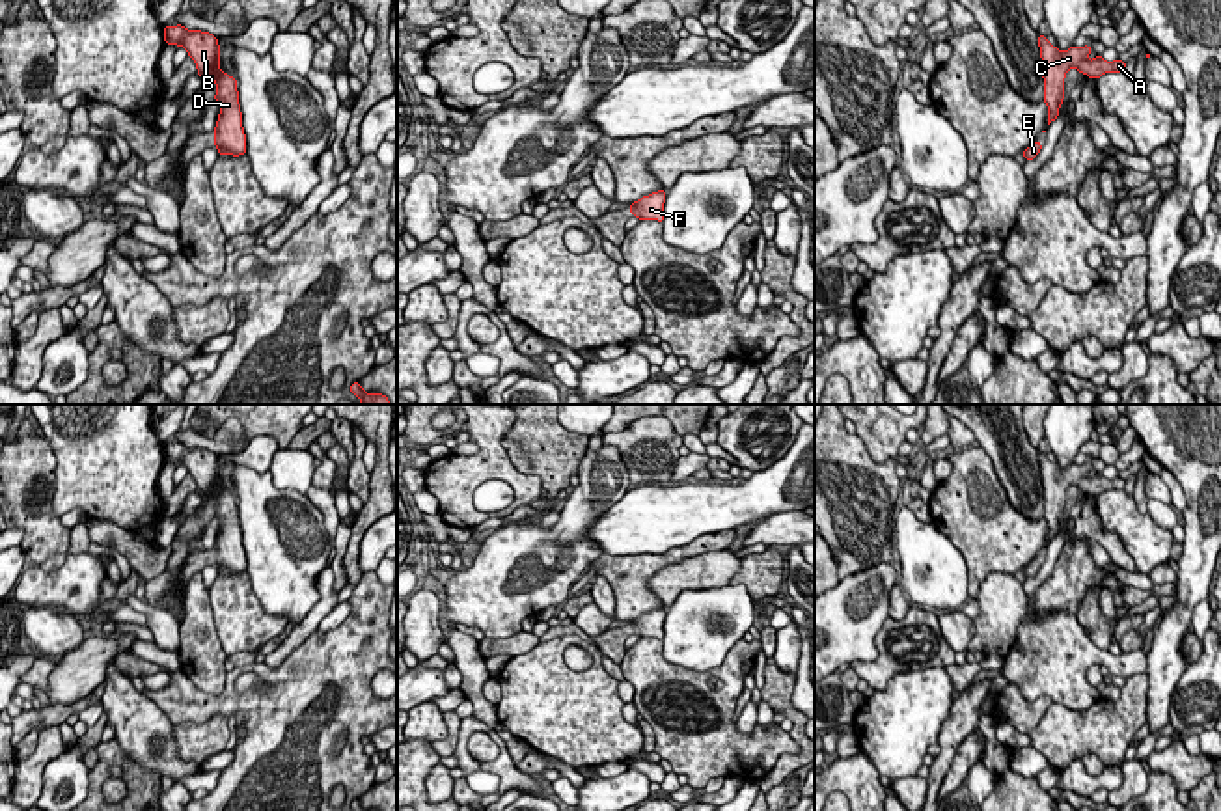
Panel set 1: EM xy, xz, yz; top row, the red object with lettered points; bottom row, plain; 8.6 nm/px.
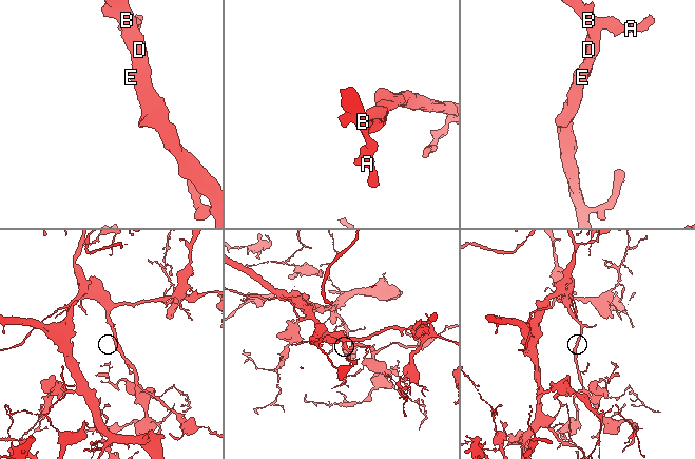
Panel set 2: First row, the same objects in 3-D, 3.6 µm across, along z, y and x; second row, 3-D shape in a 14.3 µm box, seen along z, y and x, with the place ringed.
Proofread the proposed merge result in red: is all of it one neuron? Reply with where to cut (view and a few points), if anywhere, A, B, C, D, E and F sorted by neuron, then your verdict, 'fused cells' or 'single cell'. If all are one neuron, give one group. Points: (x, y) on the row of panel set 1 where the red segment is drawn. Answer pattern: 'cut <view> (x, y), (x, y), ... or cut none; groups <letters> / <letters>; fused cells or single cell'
cut none; groups A B C D E F; single cell

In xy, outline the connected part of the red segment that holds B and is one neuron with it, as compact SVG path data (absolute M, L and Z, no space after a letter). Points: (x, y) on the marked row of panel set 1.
M181 24L164 26L166 45L183 47L203 78L214 78L220 114L214 127L214 145L218 155L246 155L246 134L242 127L242 112L239 104L237 80L220 69L218 37L201 30L188 30Z

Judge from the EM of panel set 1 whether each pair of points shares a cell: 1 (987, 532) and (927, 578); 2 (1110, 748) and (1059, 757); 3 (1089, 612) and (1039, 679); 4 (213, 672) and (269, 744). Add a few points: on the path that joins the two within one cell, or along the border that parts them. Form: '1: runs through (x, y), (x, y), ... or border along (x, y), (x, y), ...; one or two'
1: border along (931, 522), (960, 552), (966, 563), (970, 595); two
2: runs through (1097, 744), (1072, 744); one
3: border along (1074, 616), (1083, 629); two
4: border along (183, 672), (205, 692), (219, 694), (226, 687); two

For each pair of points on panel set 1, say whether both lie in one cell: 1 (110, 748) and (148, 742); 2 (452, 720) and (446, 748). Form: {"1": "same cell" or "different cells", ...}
{"1": "different cells", "2": "same cell"}

